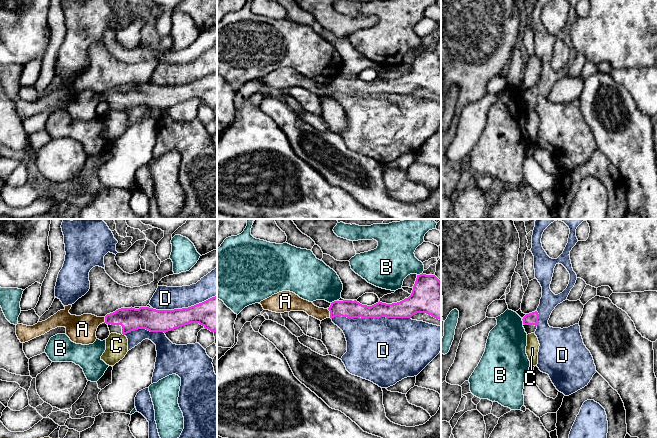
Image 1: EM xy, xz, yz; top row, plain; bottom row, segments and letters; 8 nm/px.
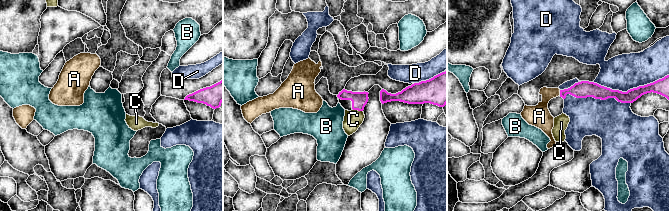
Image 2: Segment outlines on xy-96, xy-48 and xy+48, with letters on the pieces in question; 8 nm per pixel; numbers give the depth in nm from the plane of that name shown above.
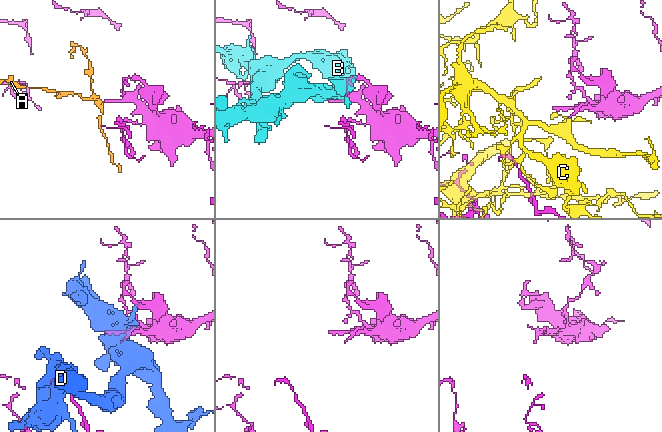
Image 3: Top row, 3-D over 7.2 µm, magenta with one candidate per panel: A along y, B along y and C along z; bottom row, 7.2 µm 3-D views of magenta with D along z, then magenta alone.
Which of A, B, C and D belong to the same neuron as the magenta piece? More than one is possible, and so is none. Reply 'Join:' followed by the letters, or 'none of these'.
Join: A

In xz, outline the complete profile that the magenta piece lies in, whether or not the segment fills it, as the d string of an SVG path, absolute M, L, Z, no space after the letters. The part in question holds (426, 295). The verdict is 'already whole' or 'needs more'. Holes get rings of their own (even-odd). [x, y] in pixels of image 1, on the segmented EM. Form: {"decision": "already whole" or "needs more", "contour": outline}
{"decision": "needs more", "contour": "M417 275L411 295L404 300L386 304L378 302L372 306L362 305L356 300L334 301L327 309L300 298L293 292L282 291L261 301L264 310L276 313L304 311L320 321L342 316L347 318L411 318L417 313L426 313L441 320L441 281L435 275Z"}

